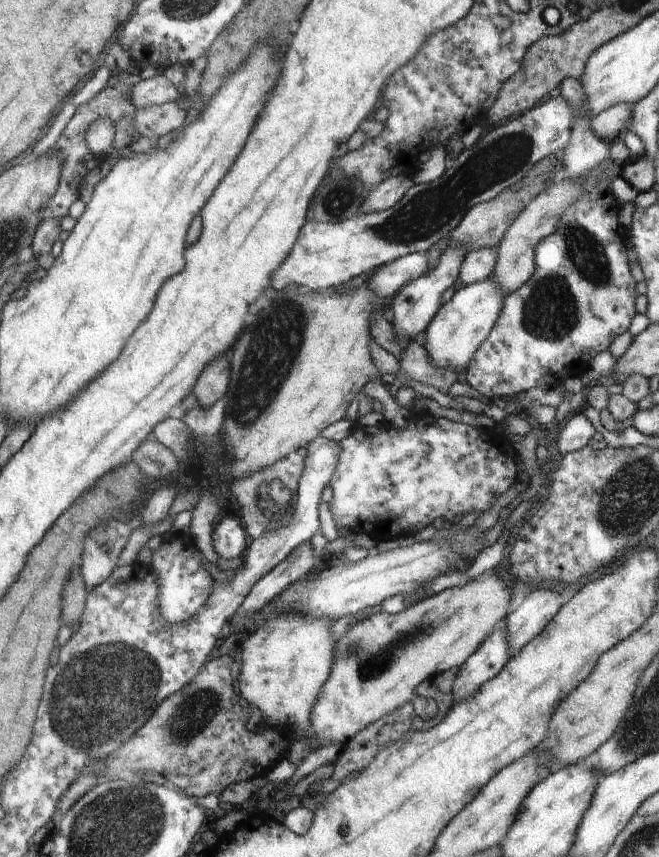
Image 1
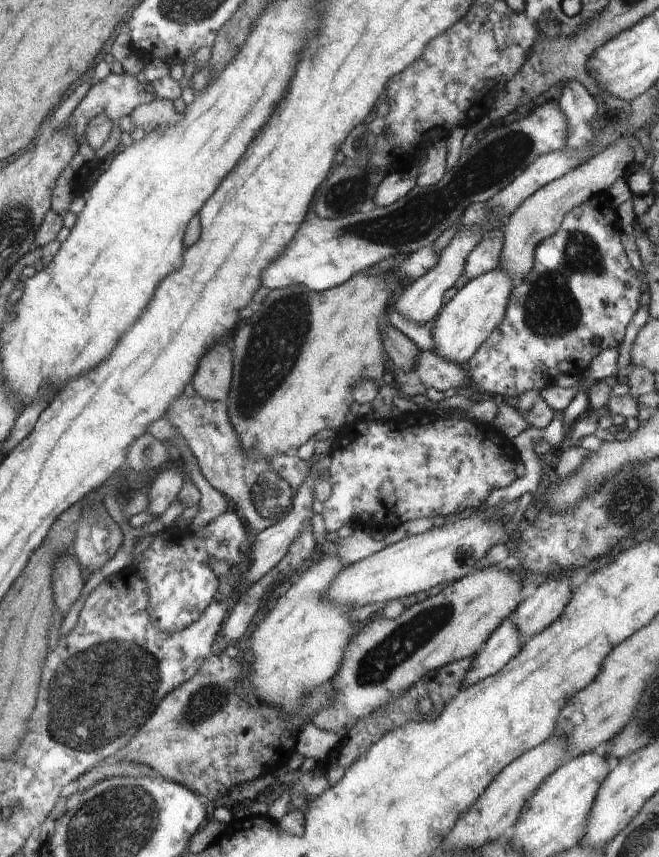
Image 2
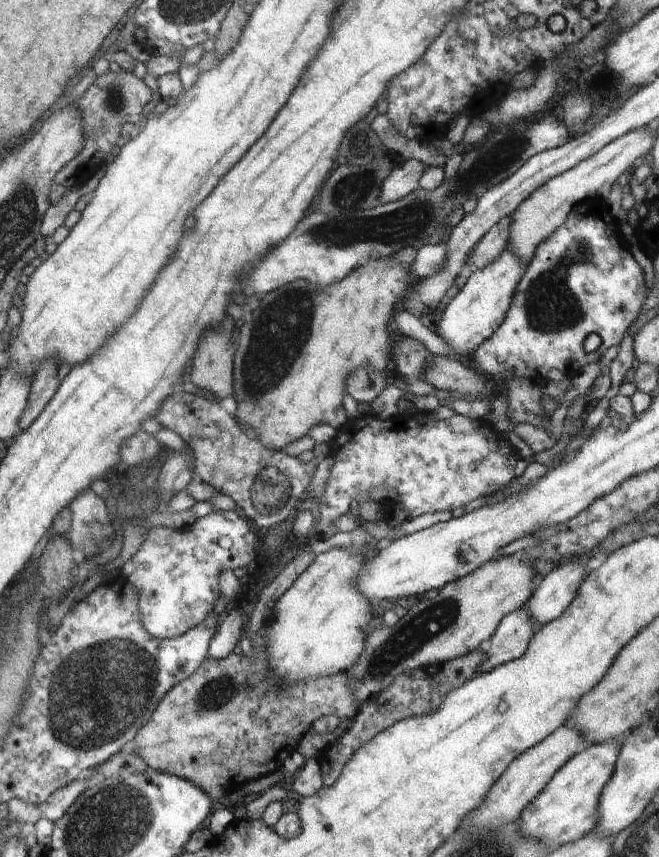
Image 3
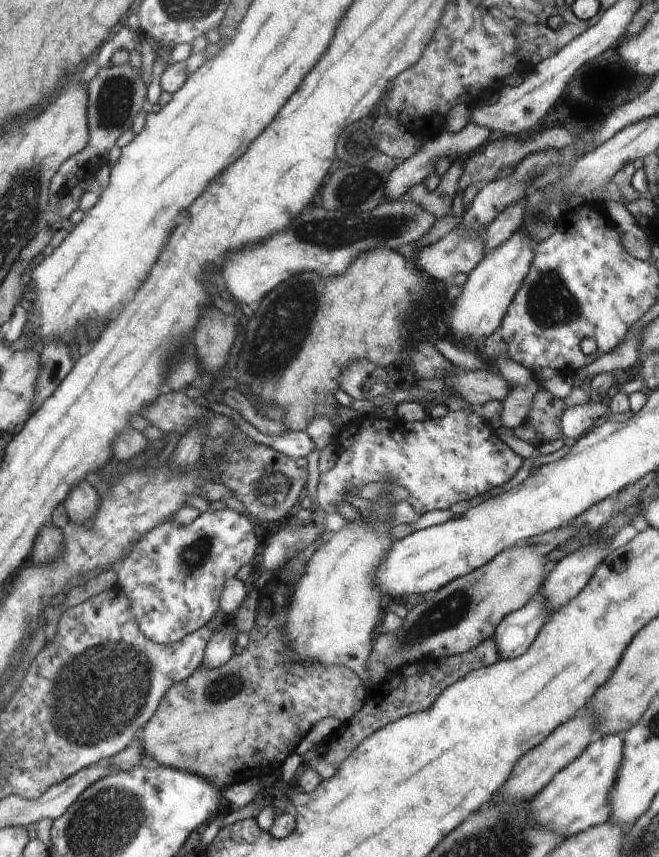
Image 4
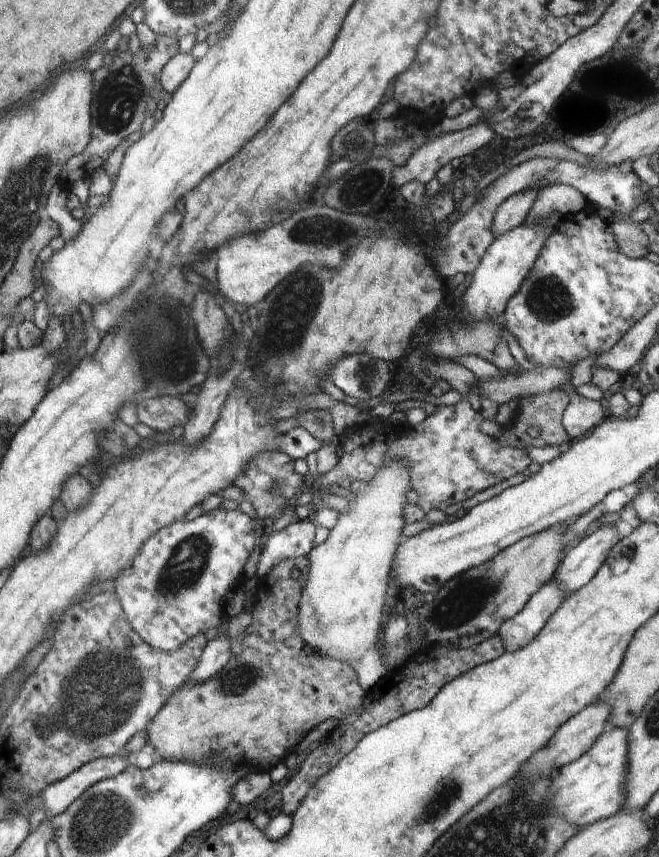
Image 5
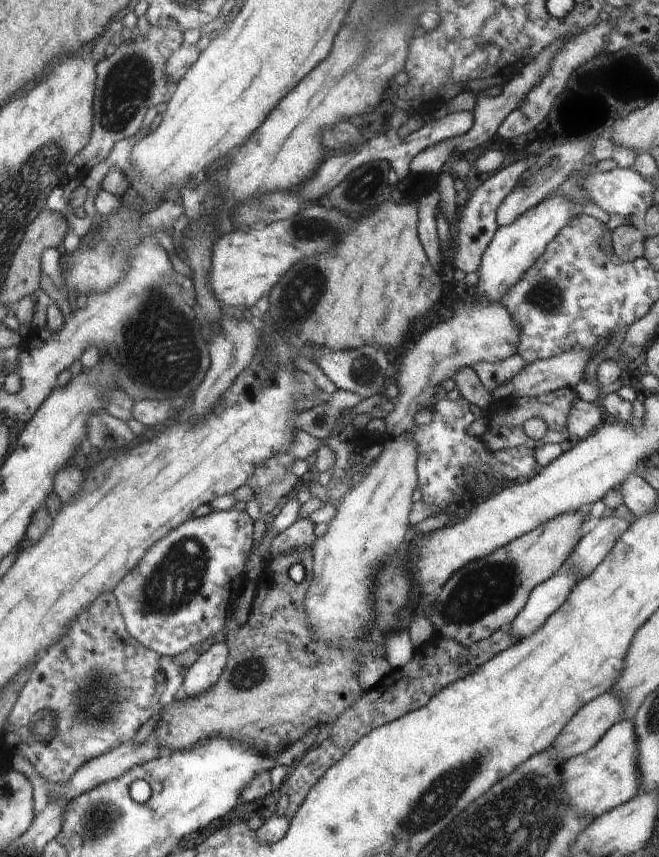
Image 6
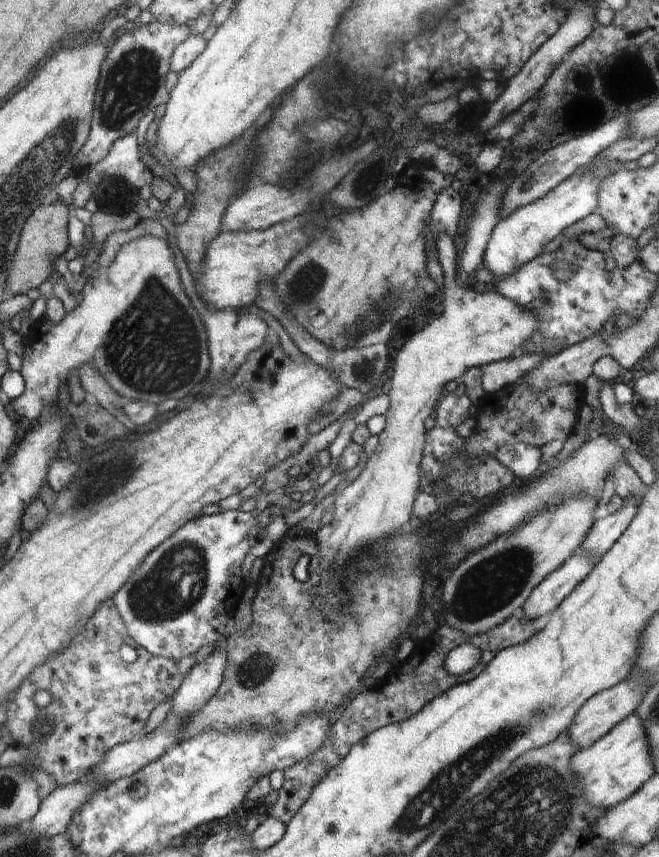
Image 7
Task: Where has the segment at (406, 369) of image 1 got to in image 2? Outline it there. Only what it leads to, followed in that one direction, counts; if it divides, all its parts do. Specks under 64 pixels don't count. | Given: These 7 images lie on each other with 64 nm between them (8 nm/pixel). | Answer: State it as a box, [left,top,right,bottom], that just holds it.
[412,351,470,391]

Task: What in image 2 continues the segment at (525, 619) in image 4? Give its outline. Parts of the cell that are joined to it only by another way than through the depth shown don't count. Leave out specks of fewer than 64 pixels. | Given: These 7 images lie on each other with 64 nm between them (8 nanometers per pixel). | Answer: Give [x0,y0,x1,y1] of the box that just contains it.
[461,616,521,689]

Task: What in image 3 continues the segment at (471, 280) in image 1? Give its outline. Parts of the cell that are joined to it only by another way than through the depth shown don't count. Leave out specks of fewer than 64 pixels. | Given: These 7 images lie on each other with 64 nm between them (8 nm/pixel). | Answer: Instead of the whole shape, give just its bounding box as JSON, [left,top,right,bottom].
[466,216,511,273]

